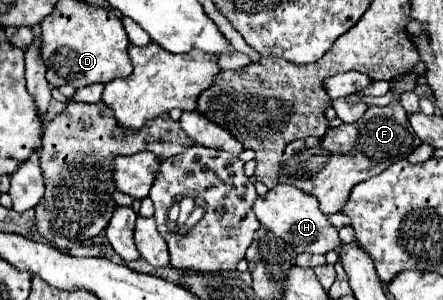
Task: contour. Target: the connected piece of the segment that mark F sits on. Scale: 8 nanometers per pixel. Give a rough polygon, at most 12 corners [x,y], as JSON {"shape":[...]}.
{"shape":[[400,105],[288,143],[278,181],[338,213],[352,185],[422,143]]}

